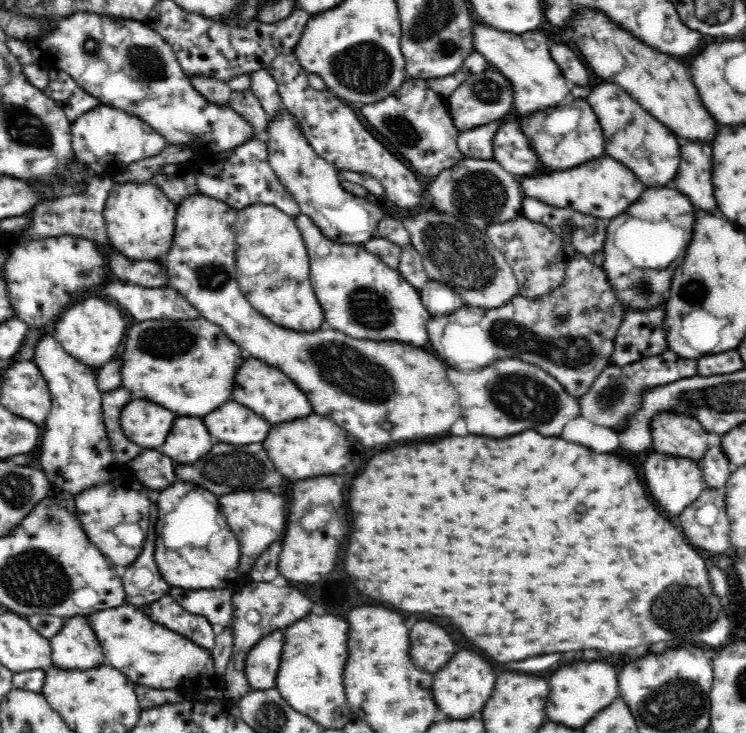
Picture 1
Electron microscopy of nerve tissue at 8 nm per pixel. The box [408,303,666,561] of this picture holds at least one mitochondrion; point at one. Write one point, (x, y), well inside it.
(547, 339)

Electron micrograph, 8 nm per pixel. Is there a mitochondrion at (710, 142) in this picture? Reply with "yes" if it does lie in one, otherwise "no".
no

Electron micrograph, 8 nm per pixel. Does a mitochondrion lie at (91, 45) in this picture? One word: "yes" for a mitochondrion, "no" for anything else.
yes

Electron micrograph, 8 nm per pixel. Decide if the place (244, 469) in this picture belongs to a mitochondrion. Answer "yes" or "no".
yes

